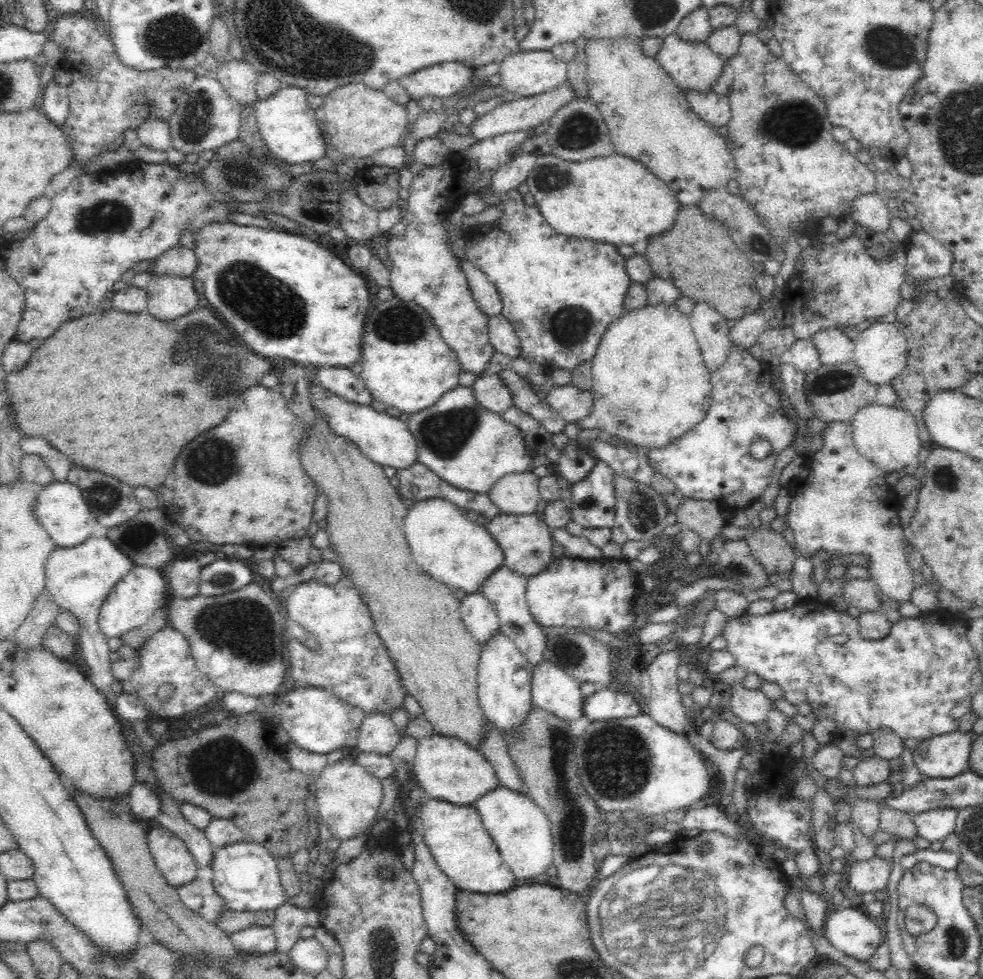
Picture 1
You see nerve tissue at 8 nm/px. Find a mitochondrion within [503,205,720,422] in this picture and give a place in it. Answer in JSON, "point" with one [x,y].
{"point":[569,327]}

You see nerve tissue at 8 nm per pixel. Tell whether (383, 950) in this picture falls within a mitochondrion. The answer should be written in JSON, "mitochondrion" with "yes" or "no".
{"mitochondrion":"yes"}

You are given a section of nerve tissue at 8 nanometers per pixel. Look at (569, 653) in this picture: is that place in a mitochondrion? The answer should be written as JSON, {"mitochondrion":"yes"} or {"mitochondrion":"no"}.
{"mitochondrion":"yes"}

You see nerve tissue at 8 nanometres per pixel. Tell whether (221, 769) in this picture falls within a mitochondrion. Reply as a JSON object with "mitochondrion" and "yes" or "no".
{"mitochondrion":"yes"}

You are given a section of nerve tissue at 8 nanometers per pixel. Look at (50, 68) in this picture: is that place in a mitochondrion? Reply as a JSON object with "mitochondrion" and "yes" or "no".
{"mitochondrion":"no"}

